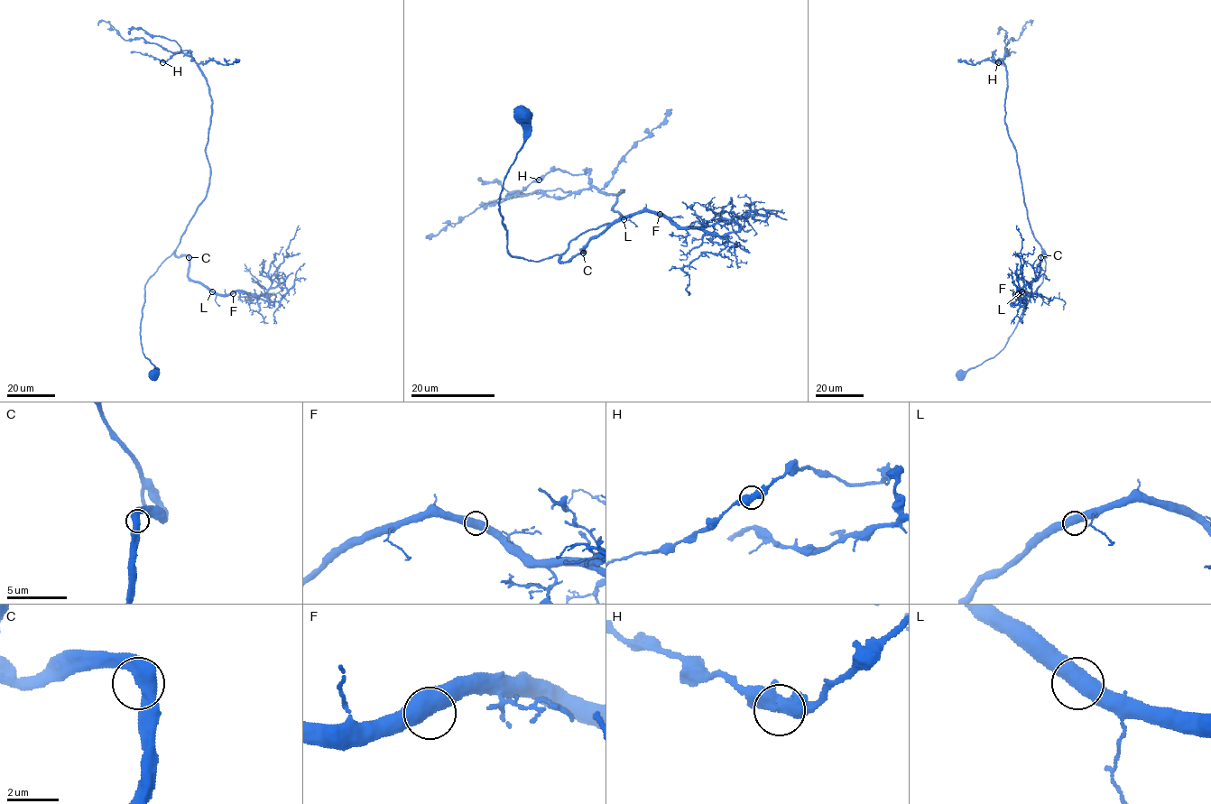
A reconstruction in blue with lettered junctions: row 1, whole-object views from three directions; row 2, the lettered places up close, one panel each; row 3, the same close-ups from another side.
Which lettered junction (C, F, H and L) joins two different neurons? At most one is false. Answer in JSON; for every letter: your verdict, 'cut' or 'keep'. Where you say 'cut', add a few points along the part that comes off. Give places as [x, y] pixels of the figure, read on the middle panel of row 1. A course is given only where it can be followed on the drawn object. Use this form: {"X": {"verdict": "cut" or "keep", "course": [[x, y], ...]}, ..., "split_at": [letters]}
{"C": {"verdict": "keep"}, "F": {"verdict": "keep"}, "H": {"verdict": "keep"}, "L": {"verdict": "keep"}, "split_at": []}

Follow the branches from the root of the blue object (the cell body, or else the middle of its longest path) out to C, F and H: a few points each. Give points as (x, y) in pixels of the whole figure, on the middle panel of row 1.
C: (522, 113), (523, 143), (498, 202), (507, 251), (534, 261), (558, 254), (561, 262), (582, 253)
F: (522, 113), (523, 143), (498, 202), (513, 255), (541, 261), (558, 254), (568, 262), (630, 215), (660, 214)
H: (522, 113), (498, 202), (507, 251), (549, 259), (620, 217), (623, 189), (599, 192), (588, 170), (539, 180)

